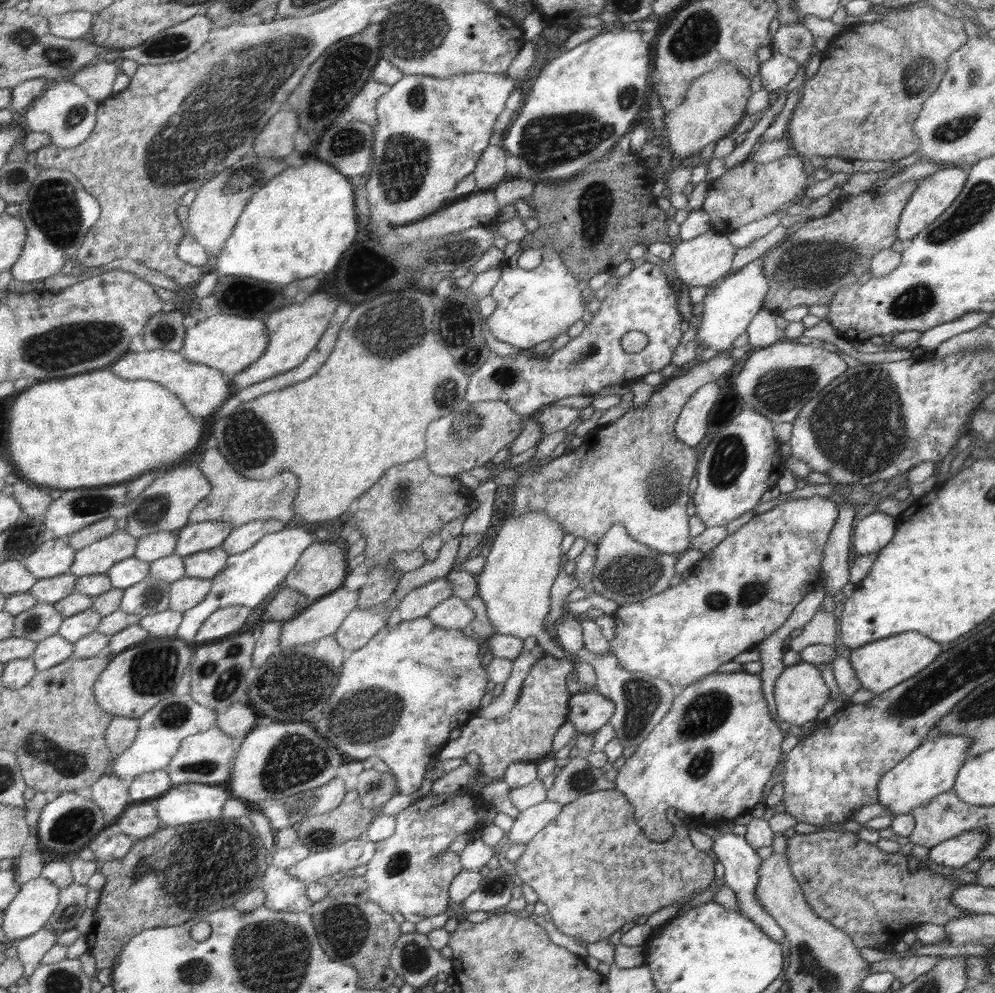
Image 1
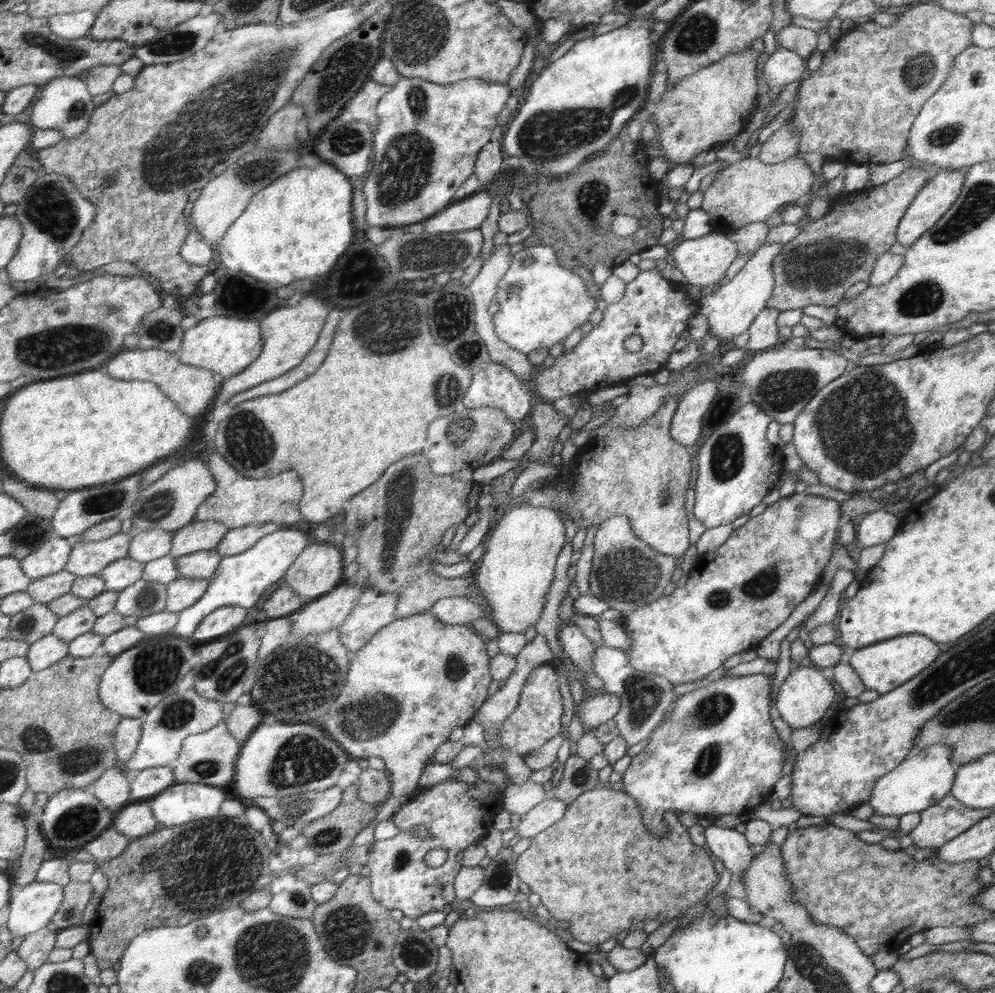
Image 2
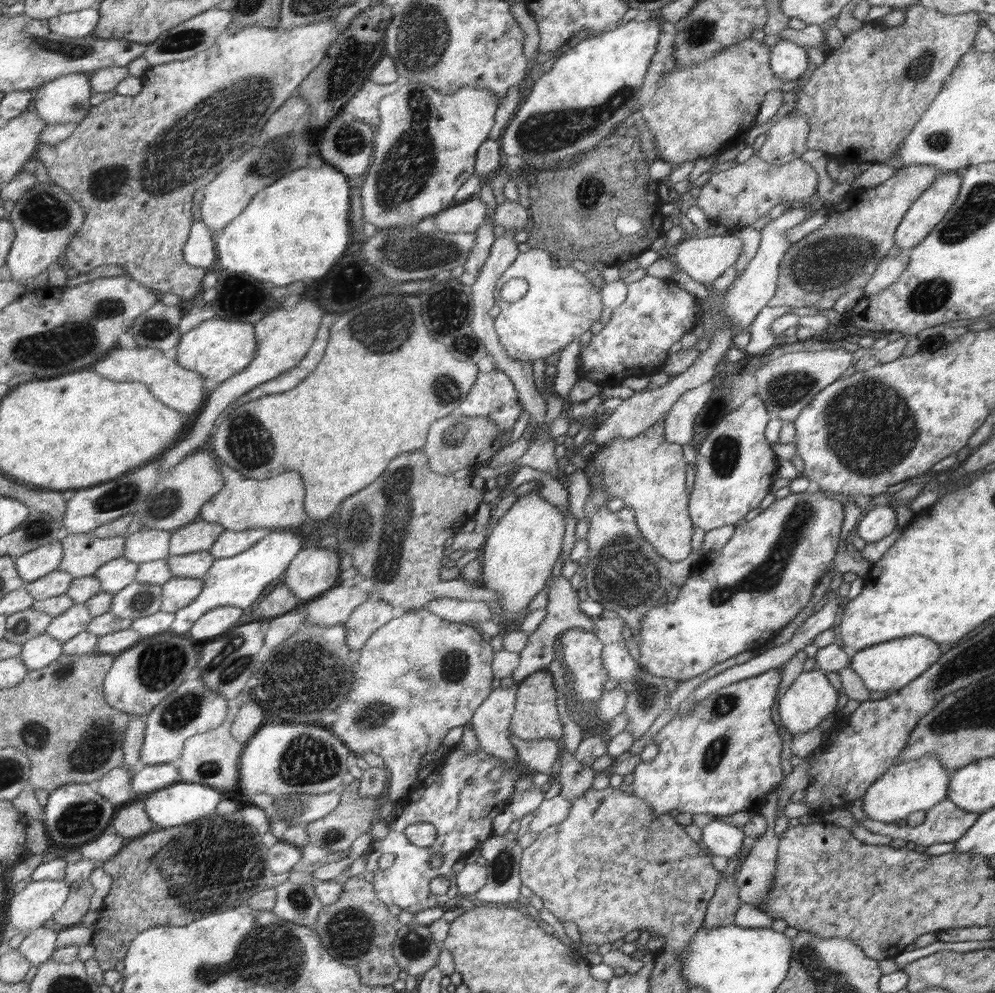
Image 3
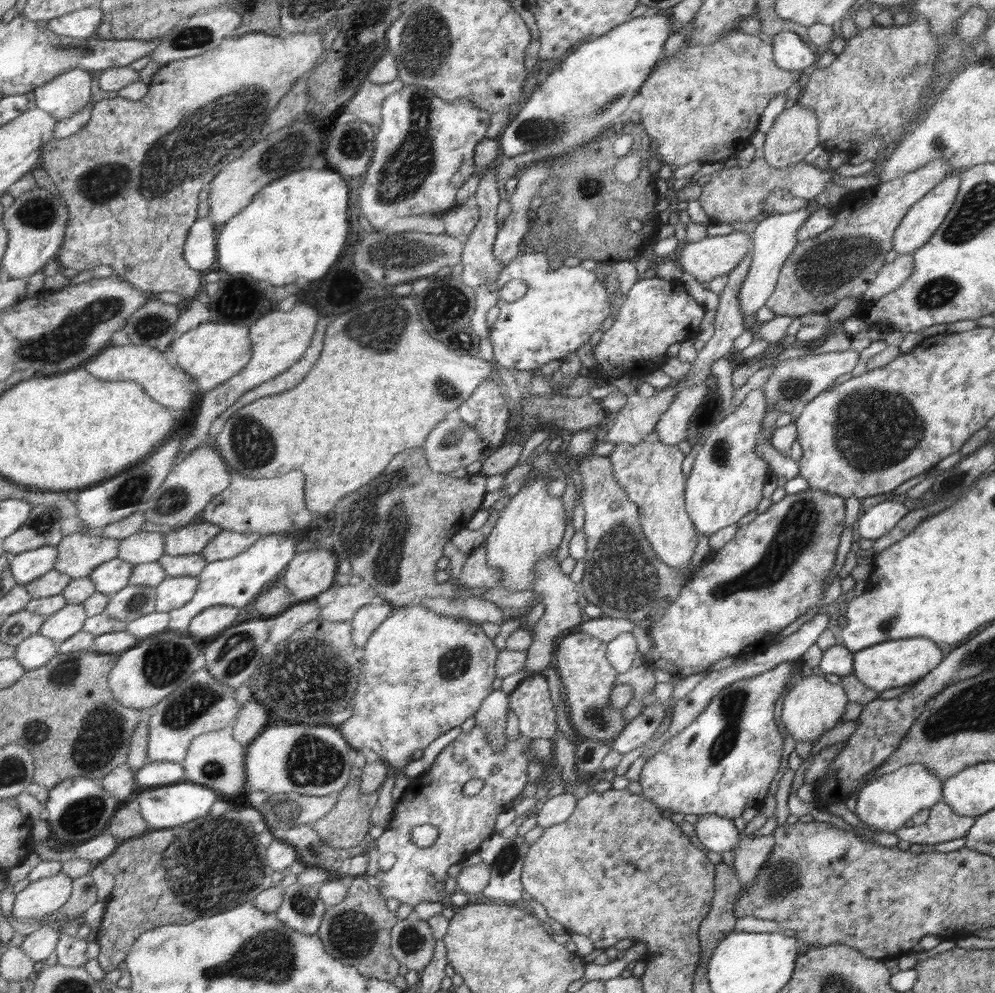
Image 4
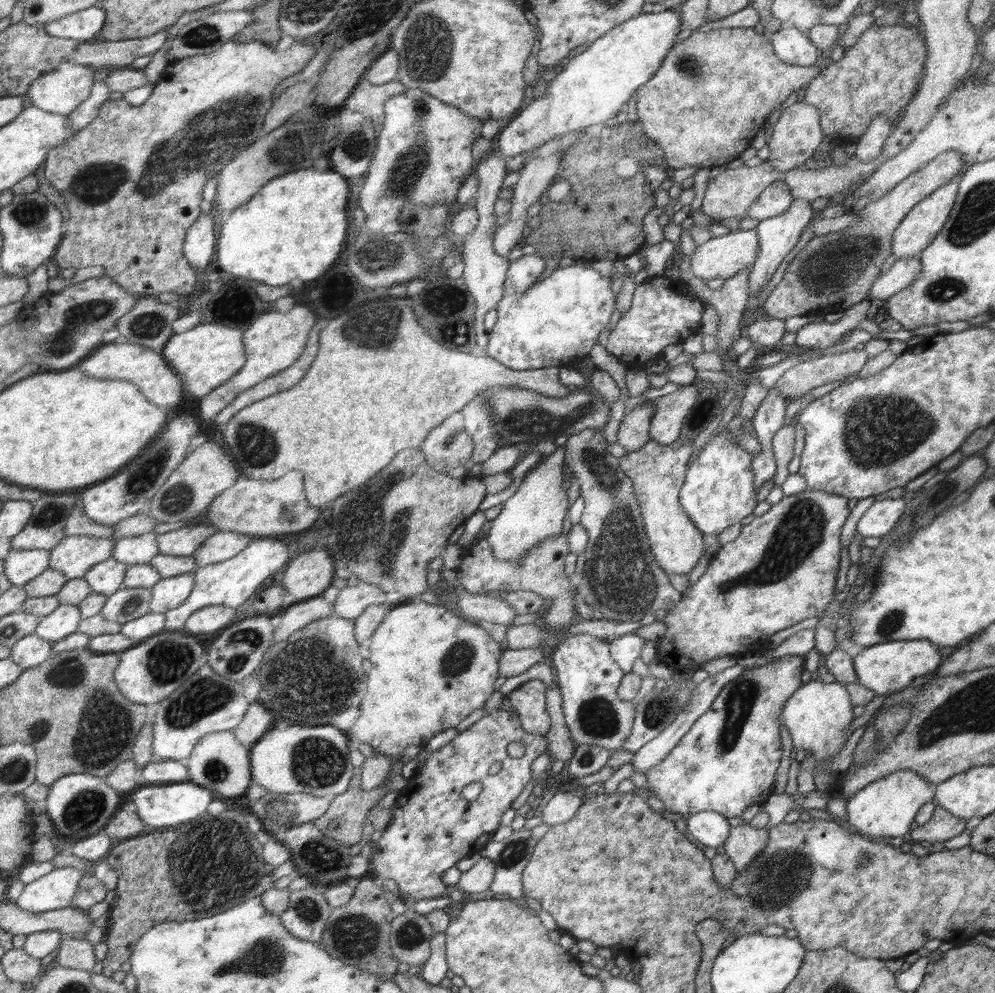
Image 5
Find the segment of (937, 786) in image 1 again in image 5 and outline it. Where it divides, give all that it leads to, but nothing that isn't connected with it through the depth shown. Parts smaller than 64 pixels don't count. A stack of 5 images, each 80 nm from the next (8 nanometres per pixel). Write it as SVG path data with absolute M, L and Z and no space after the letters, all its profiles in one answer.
M909 769L893 772L868 784L847 799L846 820L853 832L864 837L881 839L882 841L892 837L901 837L906 840L915 815L926 802L935 798L937 786L938 783L928 782L918 772L912 772Z

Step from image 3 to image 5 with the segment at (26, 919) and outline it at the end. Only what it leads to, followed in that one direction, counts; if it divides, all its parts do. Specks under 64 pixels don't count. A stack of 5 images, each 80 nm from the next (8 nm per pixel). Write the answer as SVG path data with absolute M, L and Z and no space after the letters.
M56 868L50 874L30 882L15 905L31 913L70 907L78 885L86 874L74 868Z

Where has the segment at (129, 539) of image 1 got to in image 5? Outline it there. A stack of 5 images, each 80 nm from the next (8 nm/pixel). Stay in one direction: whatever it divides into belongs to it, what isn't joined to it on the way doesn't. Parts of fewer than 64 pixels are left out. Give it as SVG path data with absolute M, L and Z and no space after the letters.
M76 535L64 538L56 547L51 548L50 568L59 570L69 579L82 578L92 566L108 560L114 555L115 540L96 536Z

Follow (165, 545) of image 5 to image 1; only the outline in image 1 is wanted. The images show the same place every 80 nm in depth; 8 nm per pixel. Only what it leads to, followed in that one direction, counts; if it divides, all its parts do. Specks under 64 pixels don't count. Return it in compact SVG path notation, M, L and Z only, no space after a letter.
M220 521L187 524L176 532L177 543L173 553L187 557L200 551L218 548L233 530L234 526L230 523Z

